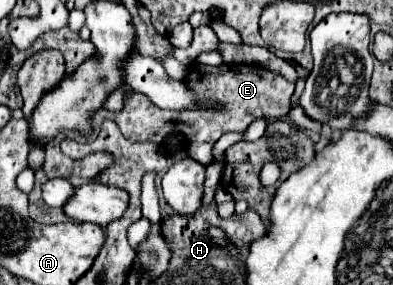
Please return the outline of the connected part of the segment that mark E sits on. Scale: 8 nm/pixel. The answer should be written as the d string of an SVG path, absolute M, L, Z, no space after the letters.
M215 65L207 67L205 71L189 73L183 83L197 95L197 99L217 99L217 103L225 103L225 111L163 111L153 105L151 99L145 99L145 95L125 91L123 109L111 113L111 117L129 141L163 143L169 133L183 135L189 143L189 157L201 165L209 165L213 161L211 149L223 133L245 133L249 123L259 117L285 117L291 109L291 95L295 89L295 85L281 73L261 65Z

